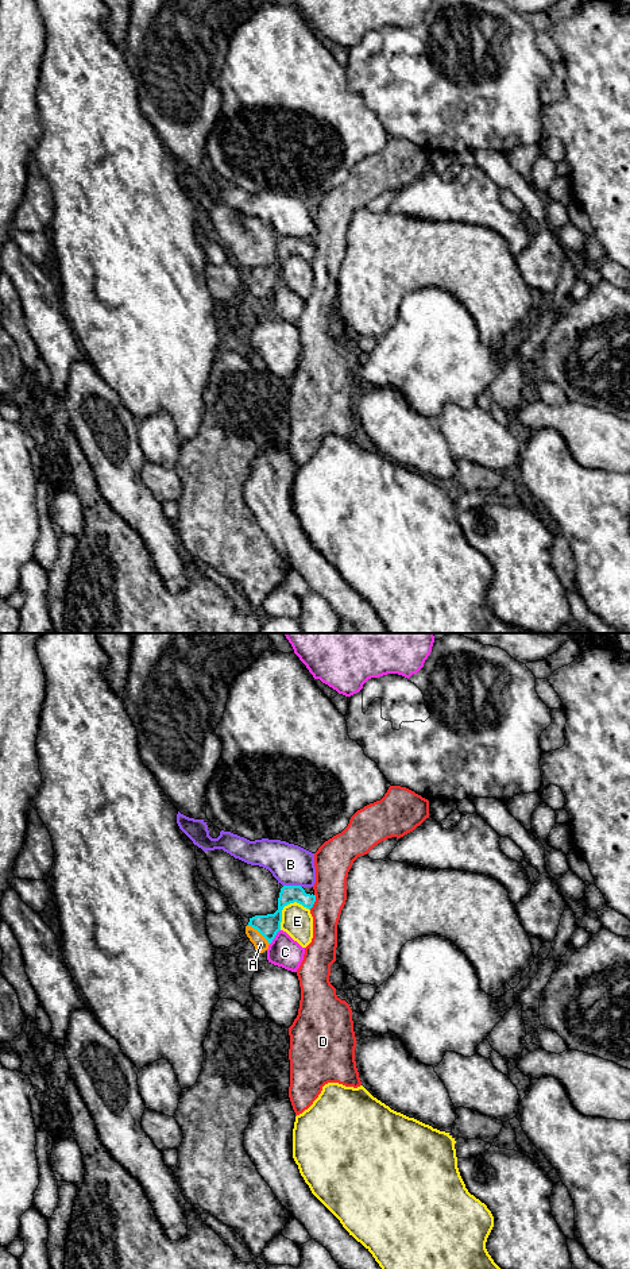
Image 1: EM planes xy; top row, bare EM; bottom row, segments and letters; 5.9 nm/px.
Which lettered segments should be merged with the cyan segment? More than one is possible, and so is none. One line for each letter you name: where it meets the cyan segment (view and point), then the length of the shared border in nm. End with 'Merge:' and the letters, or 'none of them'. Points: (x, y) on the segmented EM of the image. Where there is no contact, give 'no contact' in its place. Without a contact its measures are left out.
A: meets cyan in xy at (259, 932); contact 180 nm long
Merge: A

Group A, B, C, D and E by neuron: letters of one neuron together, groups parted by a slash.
A / B / C / D / E

